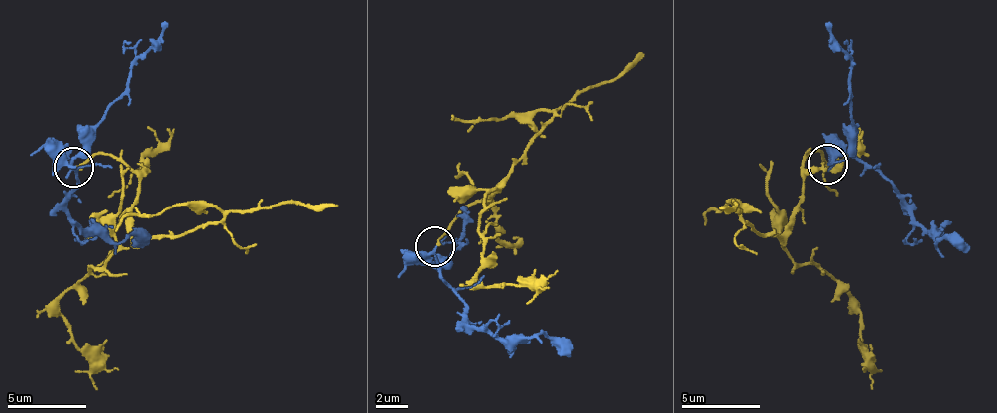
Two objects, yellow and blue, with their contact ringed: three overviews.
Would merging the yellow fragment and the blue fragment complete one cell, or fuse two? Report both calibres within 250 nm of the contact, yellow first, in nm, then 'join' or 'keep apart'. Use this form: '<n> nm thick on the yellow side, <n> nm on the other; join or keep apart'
200 nm thick on the yellow side, 260 nm on the other; join

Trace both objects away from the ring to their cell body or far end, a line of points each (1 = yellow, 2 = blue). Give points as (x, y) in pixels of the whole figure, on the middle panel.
1: (437, 247), (454, 218), (485, 199), (495, 200), (498, 190), (480, 214), (478, 280), (535, 285), (558, 270)
2: (435, 247), (438, 278), (466, 303), (473, 324), (483, 332), (560, 336), (575, 347)

